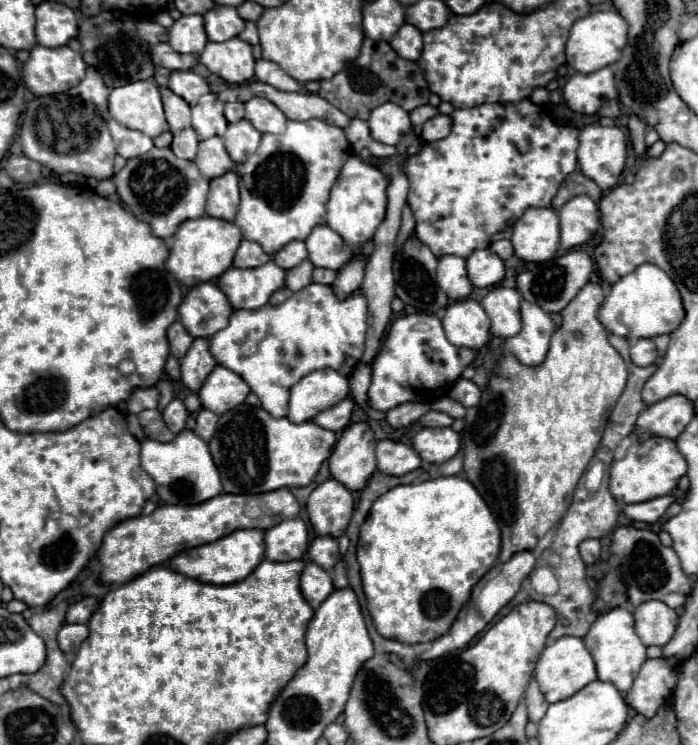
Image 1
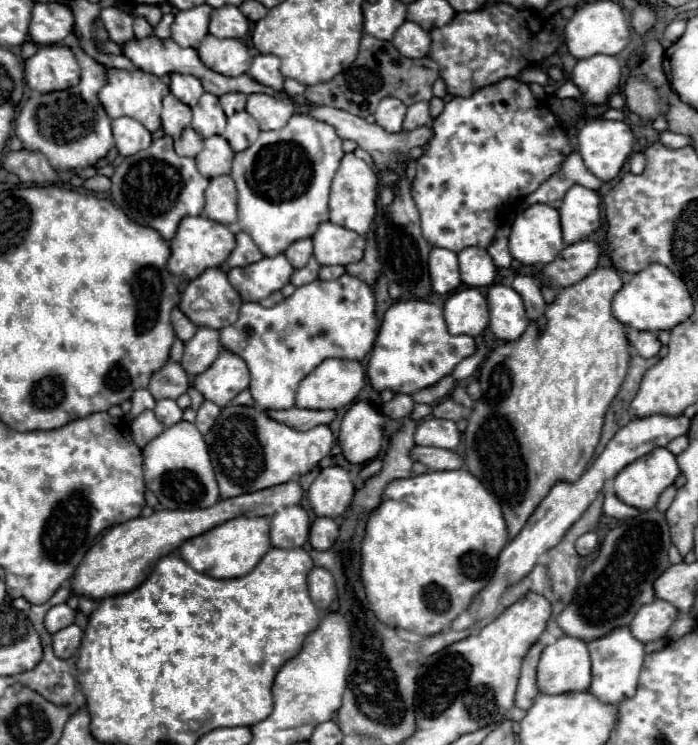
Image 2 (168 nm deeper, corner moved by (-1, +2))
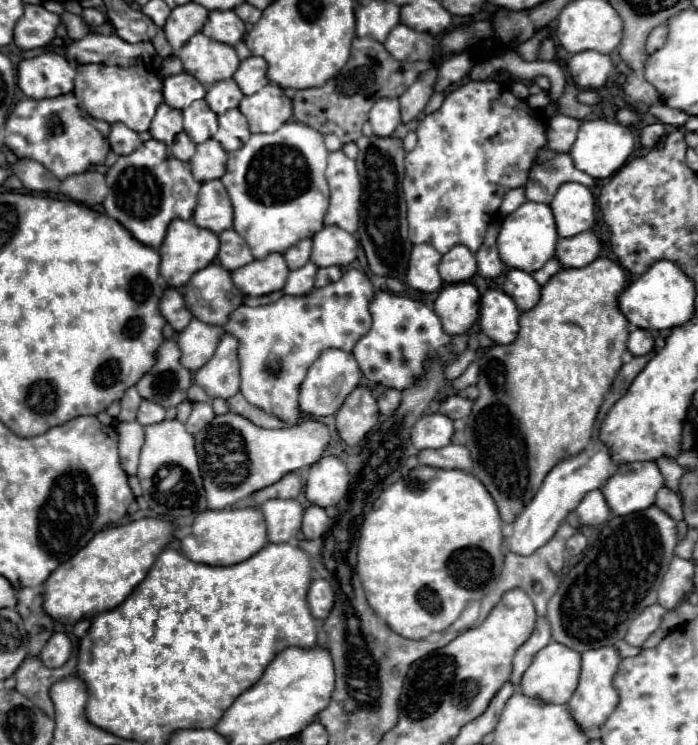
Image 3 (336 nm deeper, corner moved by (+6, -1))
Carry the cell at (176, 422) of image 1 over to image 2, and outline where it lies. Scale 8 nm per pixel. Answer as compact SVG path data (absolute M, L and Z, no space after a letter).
M163 399L163 401L157 401L155 405L155 415L157 419L165 425L165 427L171 427L173 423L179 423L183 419L183 409L179 409L179 405L173 401L173 399Z

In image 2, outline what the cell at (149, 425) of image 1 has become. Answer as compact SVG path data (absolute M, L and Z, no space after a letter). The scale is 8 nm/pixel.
M143 411L141 415L137 415L133 421L131 421L131 435L133 435L133 441L139 445L139 447L145 447L151 439L155 439L157 435L161 435L165 427L161 425L161 421L153 415L153 411Z

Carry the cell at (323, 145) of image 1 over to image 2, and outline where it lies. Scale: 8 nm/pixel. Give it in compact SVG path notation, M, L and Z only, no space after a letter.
M293 115L285 127L277 131L261 131L259 139L251 147L241 153L235 153L231 177L239 191L237 231L245 231L257 243L265 257L279 255L297 239L311 237L317 231L319 223L329 219L329 187L345 155L341 145L343 141L331 125L315 121L307 115Z

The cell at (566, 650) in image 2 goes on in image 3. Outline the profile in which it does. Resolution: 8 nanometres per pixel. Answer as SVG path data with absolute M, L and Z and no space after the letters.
M552 642L534 656L532 664L528 666L528 670L520 680L520 692L530 698L540 698L542 702L566 704L578 686L578 676L580 676L580 654L570 650L568 646Z

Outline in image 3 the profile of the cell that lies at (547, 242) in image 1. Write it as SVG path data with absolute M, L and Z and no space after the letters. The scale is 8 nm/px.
M524 202L504 218L498 234L498 254L502 244L502 262L508 268L526 270L528 274L532 274L540 270L556 254L556 242L558 242L558 232L550 206L538 202Z

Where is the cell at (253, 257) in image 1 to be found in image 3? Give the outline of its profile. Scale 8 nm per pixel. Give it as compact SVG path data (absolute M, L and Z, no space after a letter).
M226 230L220 236L220 252L218 252L218 260L226 270L238 270L246 264L250 264L252 252L246 246L246 240L242 236L238 236L234 230Z

